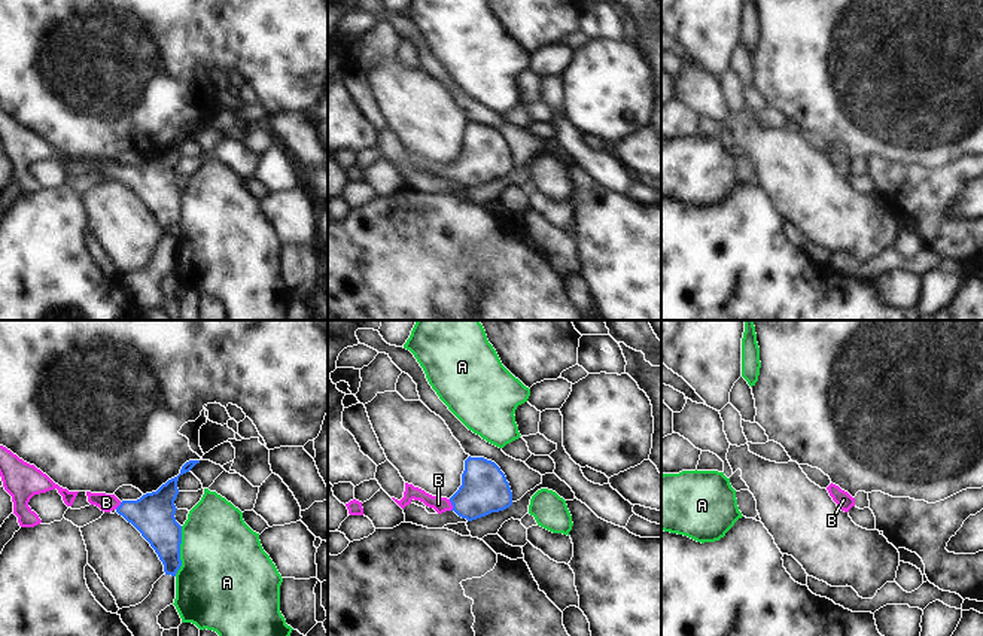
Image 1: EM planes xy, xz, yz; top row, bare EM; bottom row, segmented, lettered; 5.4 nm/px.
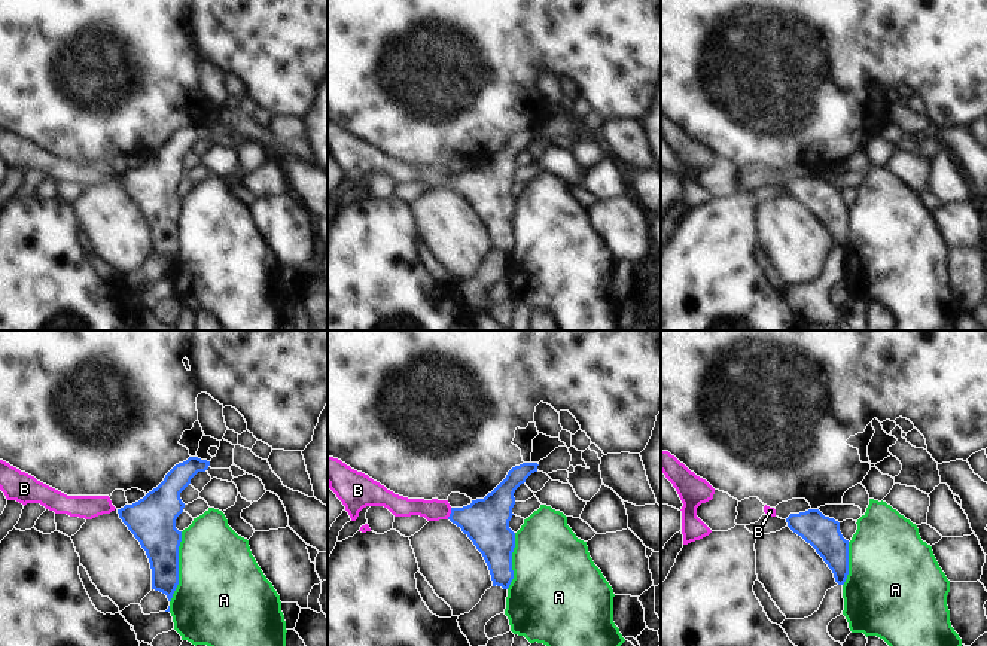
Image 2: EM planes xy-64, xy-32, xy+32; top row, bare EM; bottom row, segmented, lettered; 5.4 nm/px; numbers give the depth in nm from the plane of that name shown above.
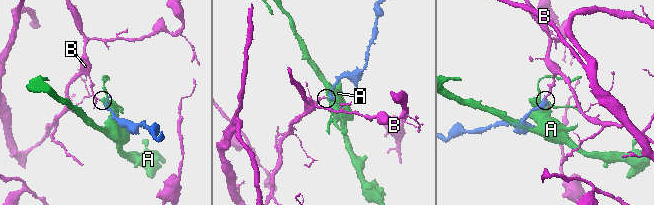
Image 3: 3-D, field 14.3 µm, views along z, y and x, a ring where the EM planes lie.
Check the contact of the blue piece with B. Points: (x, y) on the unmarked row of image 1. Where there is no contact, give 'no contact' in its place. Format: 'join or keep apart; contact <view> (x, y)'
join; contact xz (452, 170)

